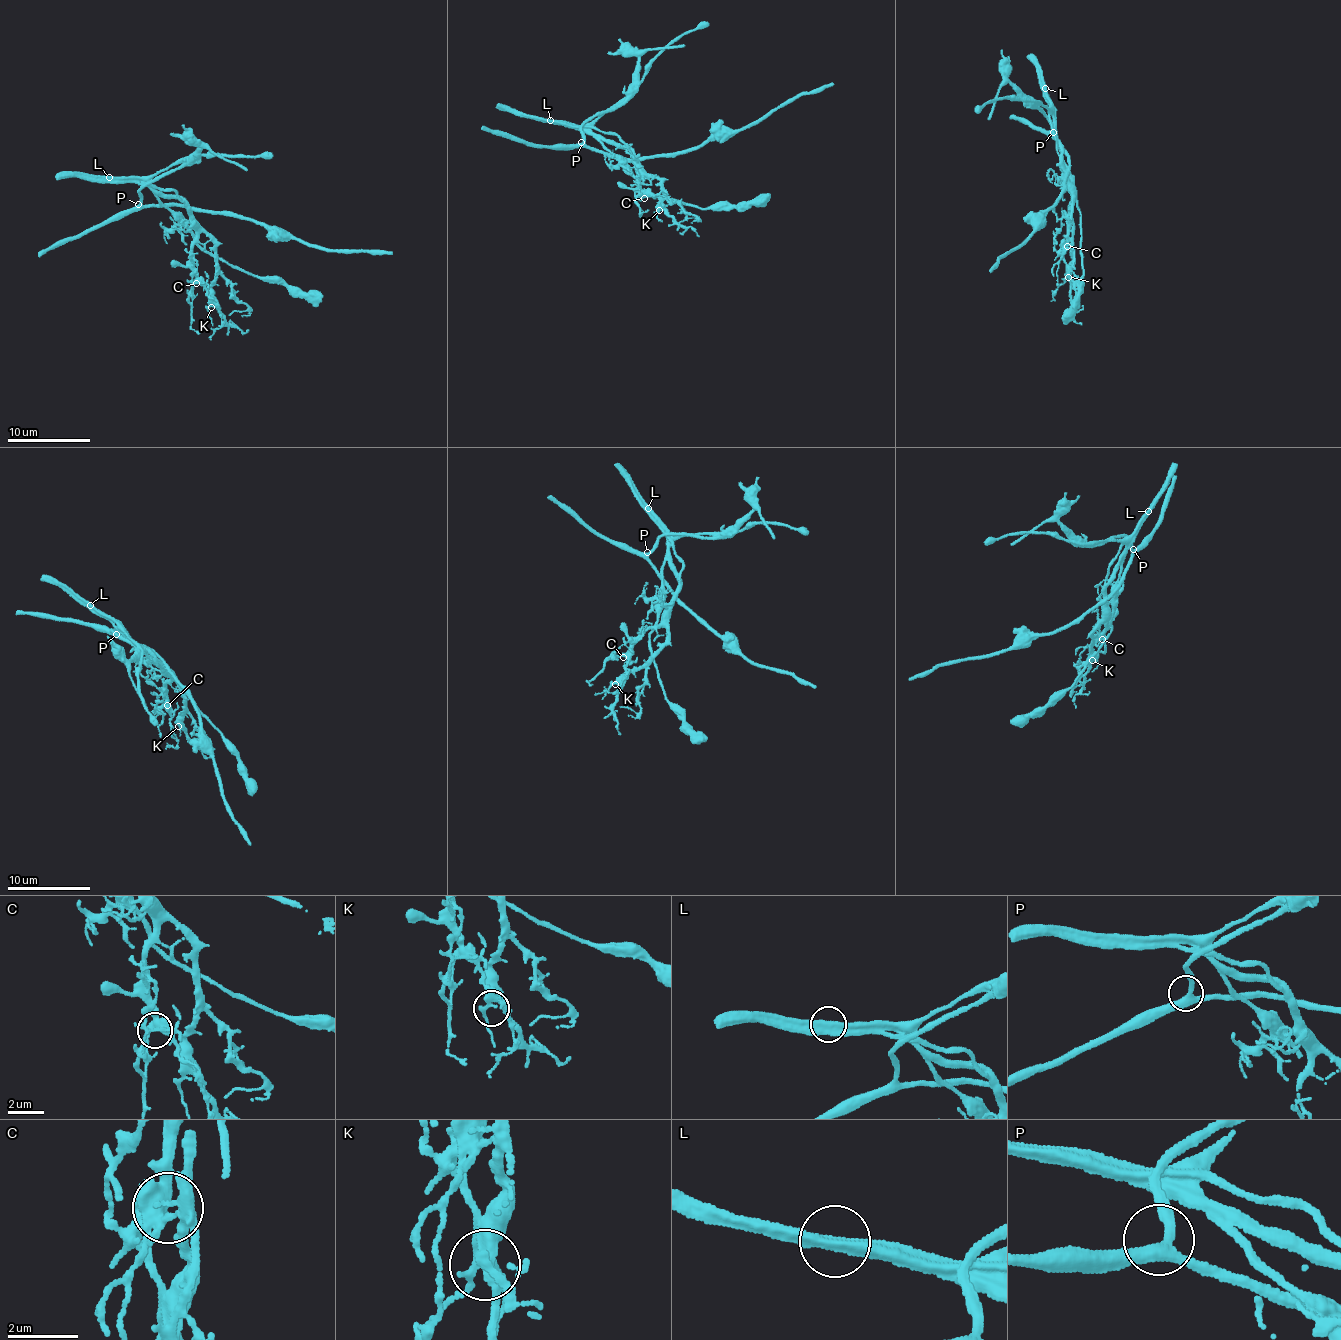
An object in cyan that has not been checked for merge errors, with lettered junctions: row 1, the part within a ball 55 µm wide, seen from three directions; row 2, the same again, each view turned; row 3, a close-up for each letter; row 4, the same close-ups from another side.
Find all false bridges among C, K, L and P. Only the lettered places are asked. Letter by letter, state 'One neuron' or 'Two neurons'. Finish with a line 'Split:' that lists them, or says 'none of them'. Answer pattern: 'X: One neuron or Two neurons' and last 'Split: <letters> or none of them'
C: One neuron
K: One neuron
L: Two neurons
P: One neuron
Split: L

